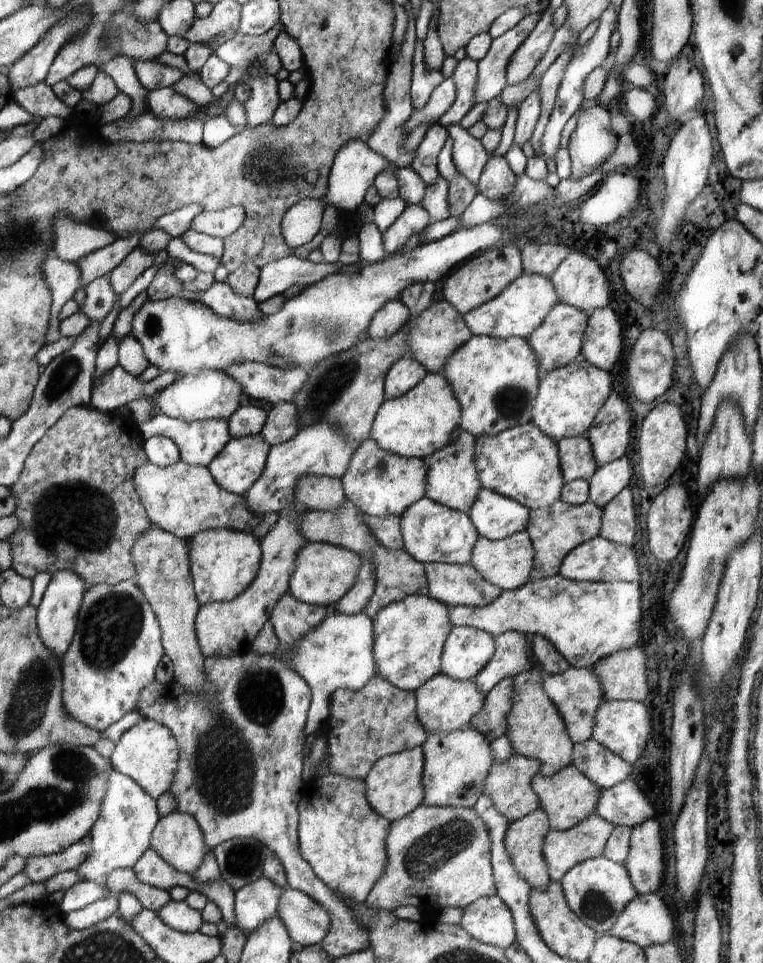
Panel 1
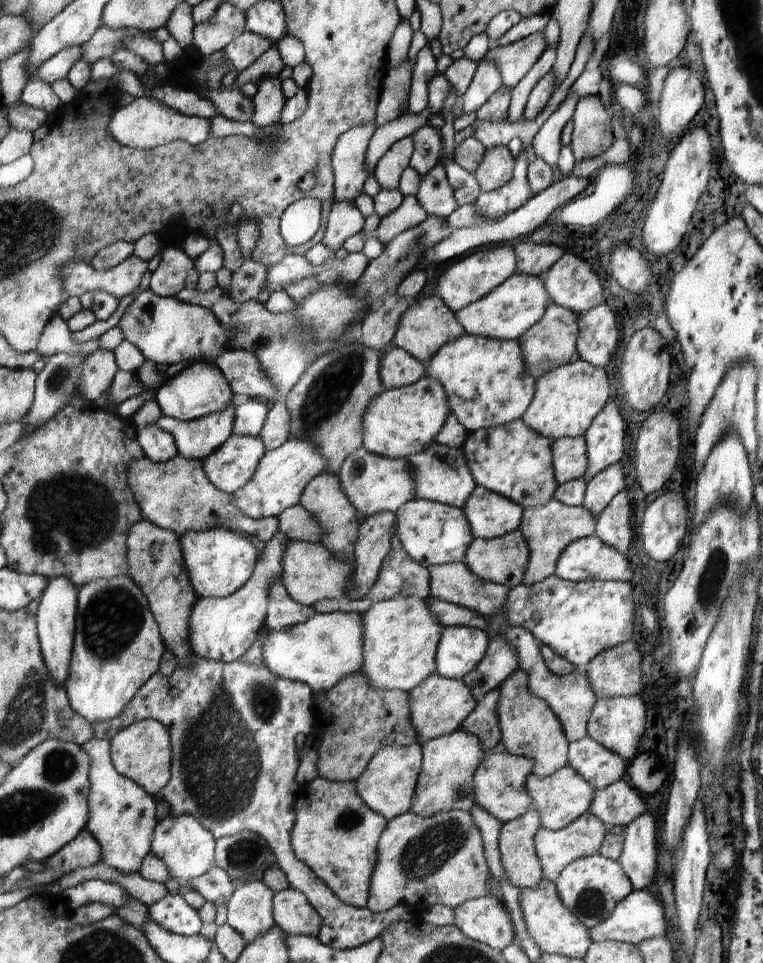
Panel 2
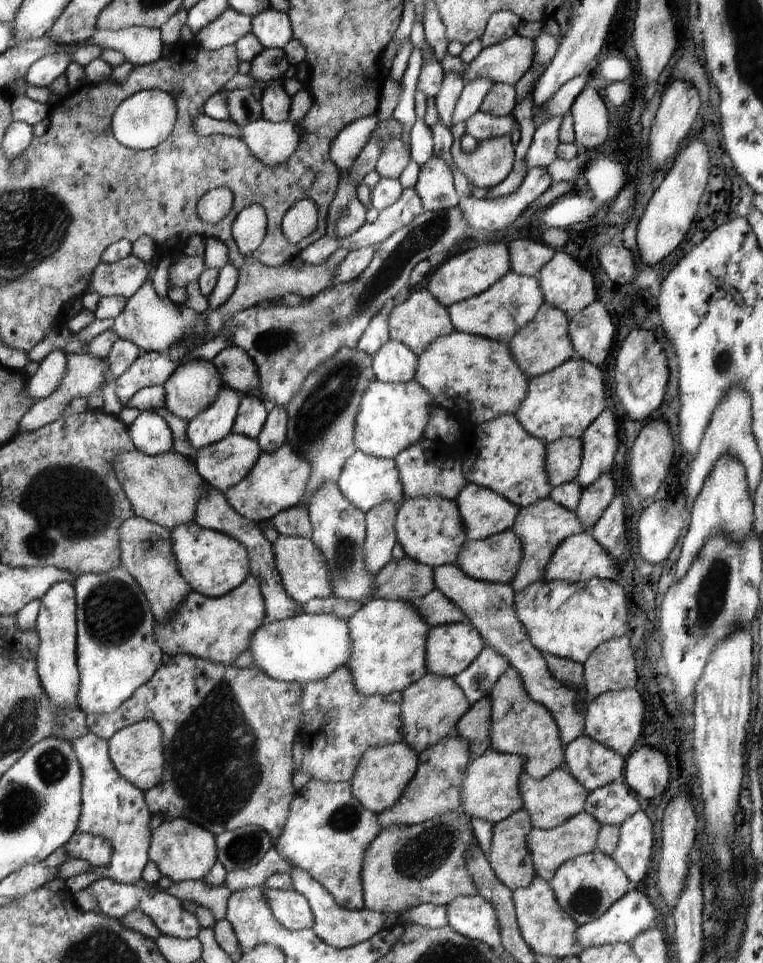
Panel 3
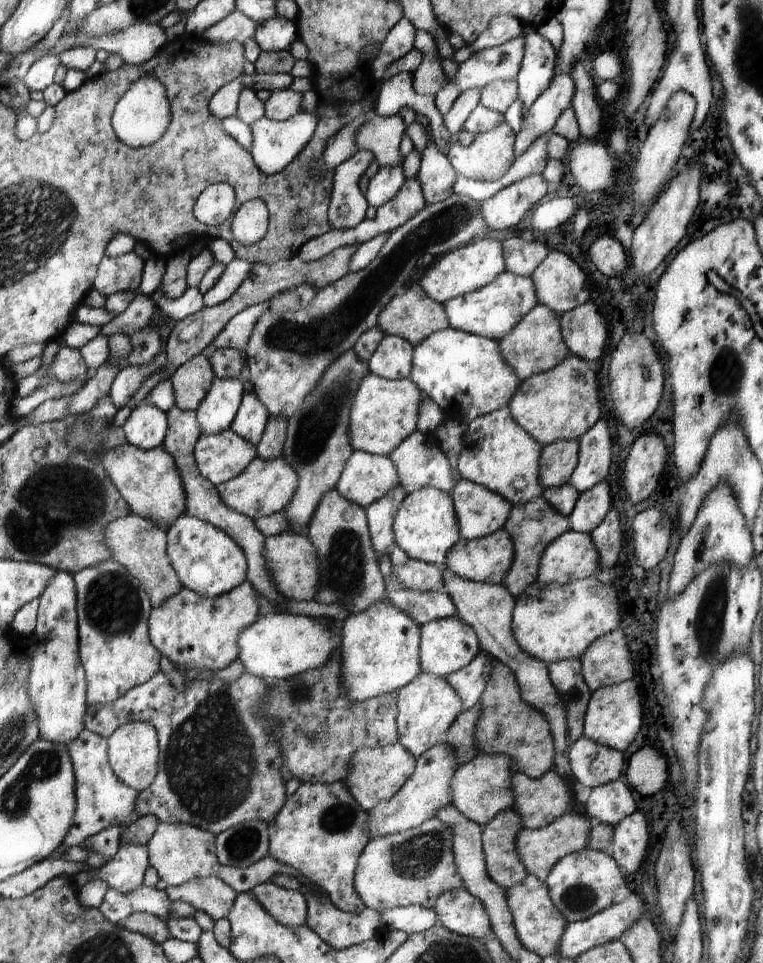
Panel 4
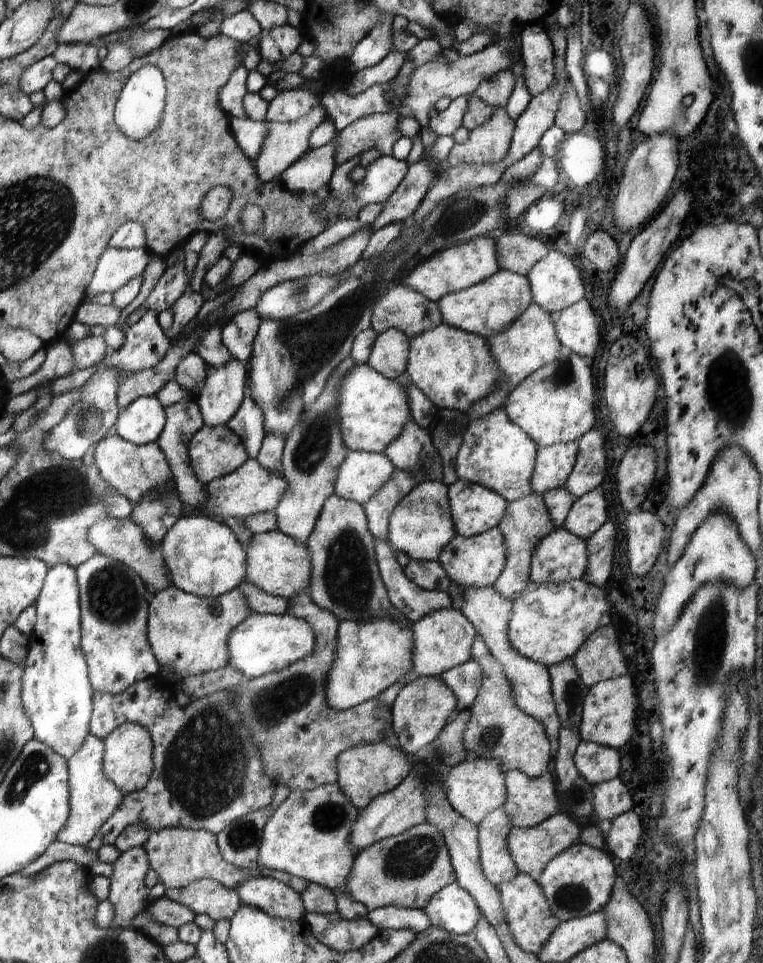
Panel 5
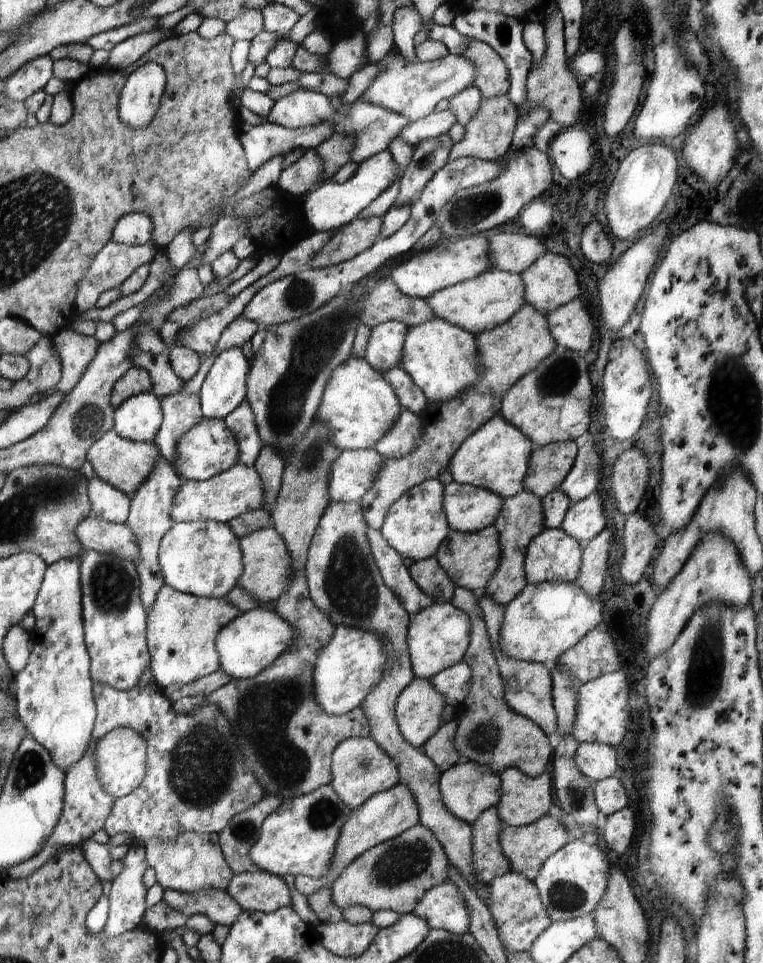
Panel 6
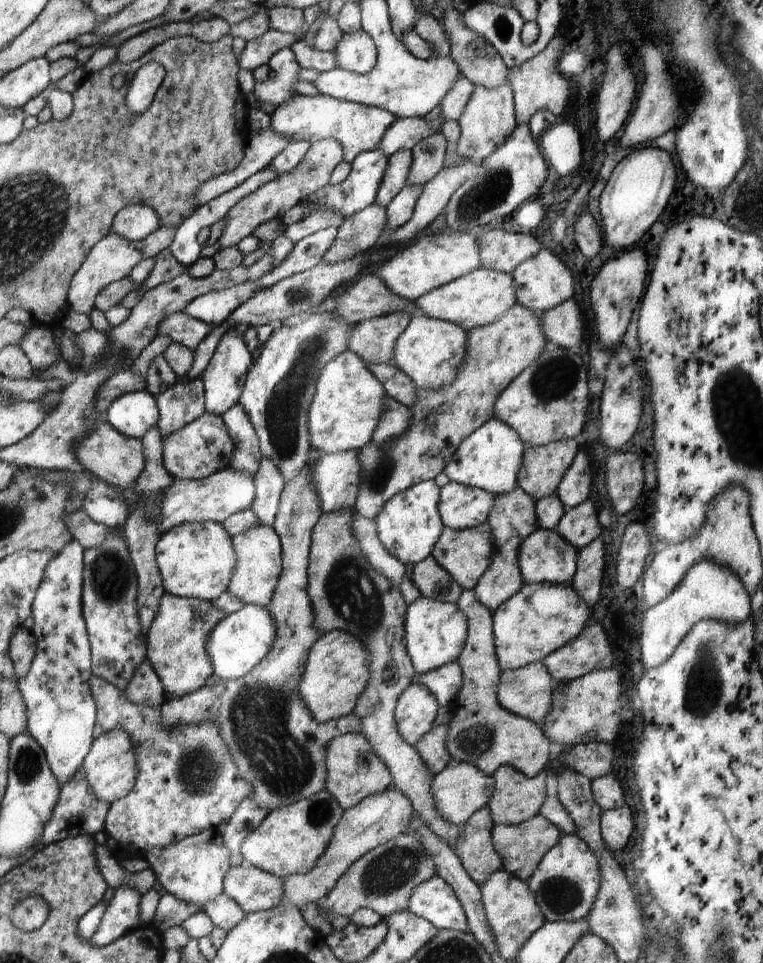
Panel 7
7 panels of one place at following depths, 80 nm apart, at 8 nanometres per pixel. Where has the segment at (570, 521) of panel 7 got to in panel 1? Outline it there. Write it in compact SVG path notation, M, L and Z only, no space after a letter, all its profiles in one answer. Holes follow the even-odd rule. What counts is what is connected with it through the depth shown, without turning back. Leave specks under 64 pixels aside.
M626 455L612 462L598 466L595 474L589 482L589 500L597 504L601 509L606 503L610 503L624 486L628 486L630 480L630 464Z

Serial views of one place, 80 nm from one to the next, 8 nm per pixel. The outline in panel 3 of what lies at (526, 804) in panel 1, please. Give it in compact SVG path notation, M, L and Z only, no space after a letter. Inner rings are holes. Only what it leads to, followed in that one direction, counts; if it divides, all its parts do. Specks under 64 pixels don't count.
M488 749L482 756L474 758L472 764L465 771L461 811L472 817L482 817L484 820L500 823L508 819L516 811L524 809L524 800L521 796L520 778L524 774L526 758L510 753L501 753Z

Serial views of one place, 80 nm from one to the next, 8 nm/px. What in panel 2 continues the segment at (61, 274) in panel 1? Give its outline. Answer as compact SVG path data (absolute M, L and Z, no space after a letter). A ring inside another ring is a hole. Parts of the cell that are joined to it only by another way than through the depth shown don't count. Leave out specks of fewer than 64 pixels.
M132 253L114 268L98 271L84 261L62 268L66 296L81 297L85 292L104 291L117 299L130 294L148 270L148 261ZM54 312L46 323L42 338L39 338L36 345L36 350L44 355L43 358L46 359L56 353L86 356L101 348L99 338L83 344L72 342L72 333L68 330L66 323L61 314L57 312Z

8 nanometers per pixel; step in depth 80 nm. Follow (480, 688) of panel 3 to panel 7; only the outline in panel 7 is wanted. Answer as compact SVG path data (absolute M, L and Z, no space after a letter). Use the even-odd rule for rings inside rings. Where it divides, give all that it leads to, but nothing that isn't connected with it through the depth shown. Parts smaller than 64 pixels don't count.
M452 662L416 676L414 682L422 683L428 688L439 700L440 706L449 706L458 702L464 683L464 672L457 662Z

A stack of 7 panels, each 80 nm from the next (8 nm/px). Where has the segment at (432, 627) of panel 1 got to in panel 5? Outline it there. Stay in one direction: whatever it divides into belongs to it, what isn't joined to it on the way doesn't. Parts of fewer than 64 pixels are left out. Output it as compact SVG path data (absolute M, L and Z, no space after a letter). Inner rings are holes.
M374 618L370 622L340 621L336 642L336 658L324 686L328 706L340 712L374 700L388 686L412 677L412 625L408 621L406 624L390 618Z

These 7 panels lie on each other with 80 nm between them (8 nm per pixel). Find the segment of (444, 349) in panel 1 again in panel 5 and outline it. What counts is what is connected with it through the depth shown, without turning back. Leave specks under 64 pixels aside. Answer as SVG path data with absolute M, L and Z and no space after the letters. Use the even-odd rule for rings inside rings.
M398 282L392 288L388 288L388 292L384 292L384 296L372 306L370 326L377 334L388 330L388 328L400 328L409 338L412 338L422 334L424 330L435 328L442 321L443 318L439 316L438 304L435 301L427 300L414 288L408 288Z

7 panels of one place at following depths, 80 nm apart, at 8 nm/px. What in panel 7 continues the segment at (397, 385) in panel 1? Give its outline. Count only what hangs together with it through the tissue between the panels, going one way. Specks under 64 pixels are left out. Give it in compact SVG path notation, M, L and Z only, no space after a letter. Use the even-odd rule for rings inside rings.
M393 313L368 319L351 326L348 350L355 352L366 363L375 365L393 362L399 336L410 326L407 313Z

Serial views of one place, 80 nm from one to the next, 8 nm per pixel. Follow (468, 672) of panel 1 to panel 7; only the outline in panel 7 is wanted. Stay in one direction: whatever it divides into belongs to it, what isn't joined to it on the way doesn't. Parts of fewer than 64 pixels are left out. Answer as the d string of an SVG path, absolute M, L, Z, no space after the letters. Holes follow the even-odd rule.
M423 594L407 607L407 652L418 675L434 671L445 664L456 662L467 642L467 615L456 603L444 603L426 598Z

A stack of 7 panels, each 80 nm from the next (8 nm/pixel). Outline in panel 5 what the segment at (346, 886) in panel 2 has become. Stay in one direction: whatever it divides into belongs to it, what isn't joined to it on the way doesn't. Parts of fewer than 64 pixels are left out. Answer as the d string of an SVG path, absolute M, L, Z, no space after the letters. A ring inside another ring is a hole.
M327 783L304 792L294 790L264 826L258 864L330 888L336 896L339 916L344 920L362 920L370 910L346 894L346 880L358 854L356 848L350 848L348 838L358 816L359 810L336 783Z

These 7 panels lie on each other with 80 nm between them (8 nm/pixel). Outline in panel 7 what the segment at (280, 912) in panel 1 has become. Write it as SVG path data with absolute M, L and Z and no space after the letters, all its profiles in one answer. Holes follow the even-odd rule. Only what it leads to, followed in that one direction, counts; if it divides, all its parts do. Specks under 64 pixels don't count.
M250 864L231 867L224 880L224 892L237 902L245 913L254 911L267 911L280 906L285 896L284 882L272 873L260 870Z

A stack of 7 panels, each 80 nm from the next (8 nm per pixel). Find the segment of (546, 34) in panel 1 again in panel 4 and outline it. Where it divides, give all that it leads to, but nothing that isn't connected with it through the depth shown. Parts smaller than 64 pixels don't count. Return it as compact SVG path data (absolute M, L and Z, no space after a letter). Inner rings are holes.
M523 36L495 48L475 51L458 66L456 84L460 92L470 88L484 88L498 80L515 80L520 71L523 53Z

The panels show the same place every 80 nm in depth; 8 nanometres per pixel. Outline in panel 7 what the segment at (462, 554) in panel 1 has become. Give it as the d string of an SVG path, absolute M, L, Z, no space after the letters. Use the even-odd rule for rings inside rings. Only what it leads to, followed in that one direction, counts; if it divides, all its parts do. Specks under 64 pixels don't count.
M434 479L415 484L414 487L394 496L375 520L380 540L405 565L408 562L416 564L427 559L442 536L445 524L439 512L440 490Z

